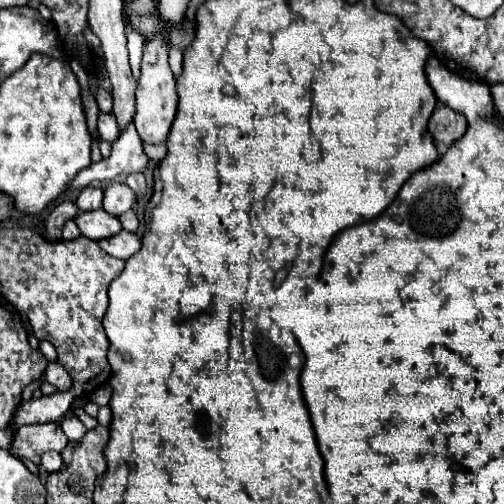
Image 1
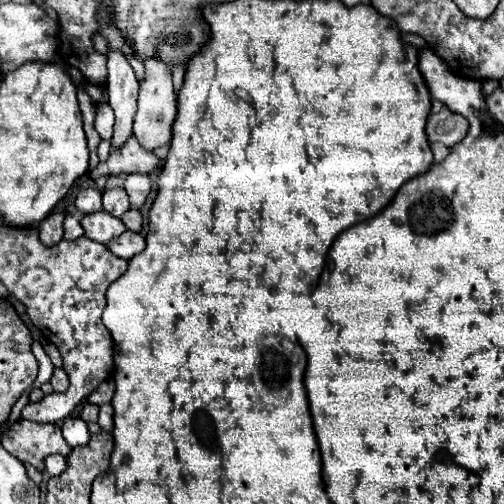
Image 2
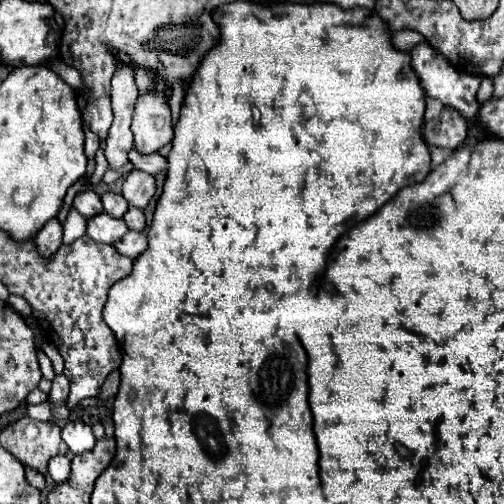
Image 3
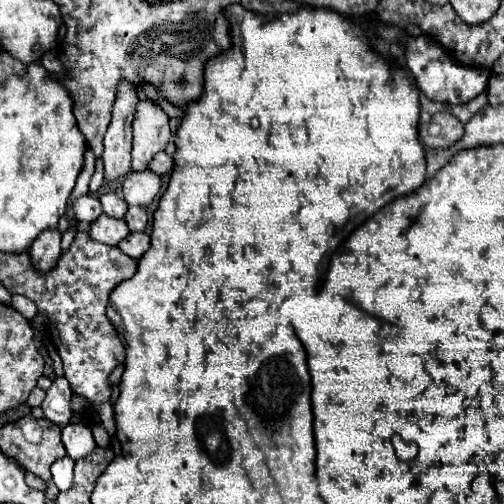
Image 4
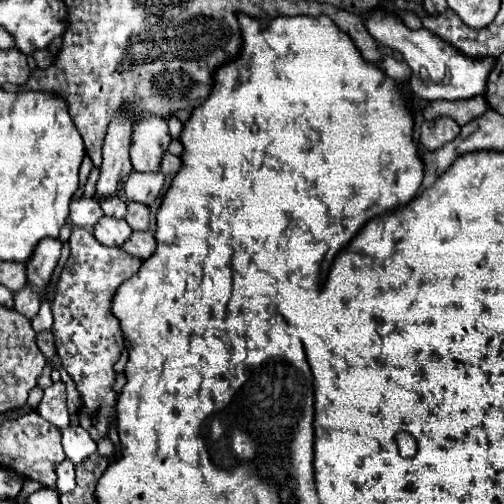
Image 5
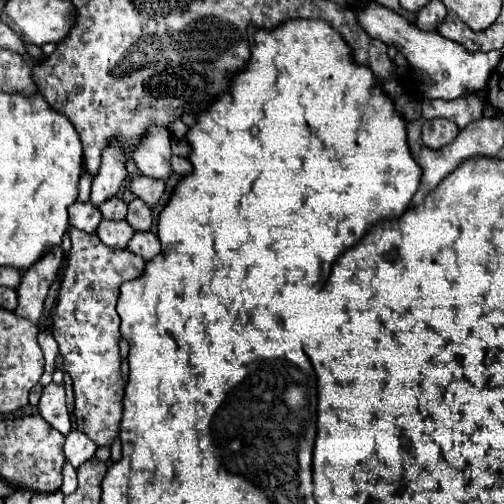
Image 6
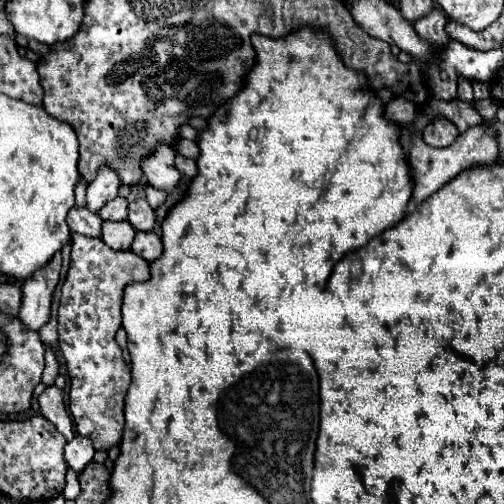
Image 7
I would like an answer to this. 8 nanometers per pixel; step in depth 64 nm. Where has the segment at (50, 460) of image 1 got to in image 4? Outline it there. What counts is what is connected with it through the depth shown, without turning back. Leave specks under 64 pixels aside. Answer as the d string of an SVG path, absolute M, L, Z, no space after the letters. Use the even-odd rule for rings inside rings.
M68 456L56 460L52 464L52 482L58 486L60 492L66 492L72 488L72 476L74 476L74 460L68 460Z

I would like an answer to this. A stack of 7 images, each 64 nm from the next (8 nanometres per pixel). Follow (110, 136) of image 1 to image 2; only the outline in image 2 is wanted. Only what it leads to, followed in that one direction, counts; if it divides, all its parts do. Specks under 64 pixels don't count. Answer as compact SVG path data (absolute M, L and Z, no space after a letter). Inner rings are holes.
M98 102L96 104L96 118L94 118L94 128L100 134L100 138L110 138L112 136L112 124L114 124L114 112L108 102Z

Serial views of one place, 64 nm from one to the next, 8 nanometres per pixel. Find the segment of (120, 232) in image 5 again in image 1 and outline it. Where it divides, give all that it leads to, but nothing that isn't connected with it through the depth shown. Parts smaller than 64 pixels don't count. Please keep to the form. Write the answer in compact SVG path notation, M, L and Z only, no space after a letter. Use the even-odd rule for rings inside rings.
M92 210L92 212L80 212L74 222L78 224L80 232L90 240L104 240L110 236L116 236L122 230L122 224L116 216L104 212L104 210Z

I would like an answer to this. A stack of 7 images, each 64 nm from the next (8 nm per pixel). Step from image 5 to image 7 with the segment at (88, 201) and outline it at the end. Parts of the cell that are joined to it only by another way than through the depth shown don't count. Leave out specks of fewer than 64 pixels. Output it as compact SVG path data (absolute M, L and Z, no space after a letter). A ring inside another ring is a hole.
M72 208L68 212L68 226L70 226L70 232L74 234L82 234L88 238L100 238L102 218L94 212L88 212L88 208Z

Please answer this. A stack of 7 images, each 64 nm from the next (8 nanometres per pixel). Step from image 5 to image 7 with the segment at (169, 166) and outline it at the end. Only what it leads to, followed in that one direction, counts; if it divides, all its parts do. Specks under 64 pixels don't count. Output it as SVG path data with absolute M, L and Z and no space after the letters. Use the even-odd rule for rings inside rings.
M176 156L176 168L180 168L180 172L188 178L194 178L198 174L198 166L196 166L196 160L190 160L190 158L184 158L184 156Z

